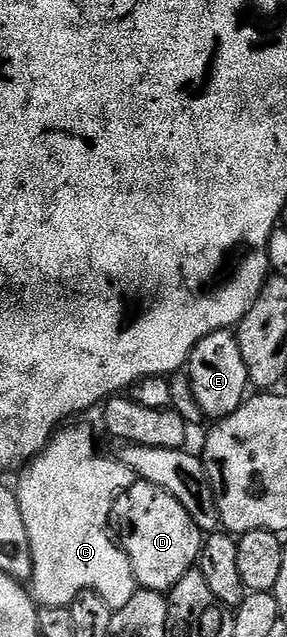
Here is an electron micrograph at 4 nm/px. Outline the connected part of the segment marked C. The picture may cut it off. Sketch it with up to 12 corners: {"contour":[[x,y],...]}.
{"contour":[[82,424],[17,473],[34,603],[140,587],[112,535],[136,477]]}

